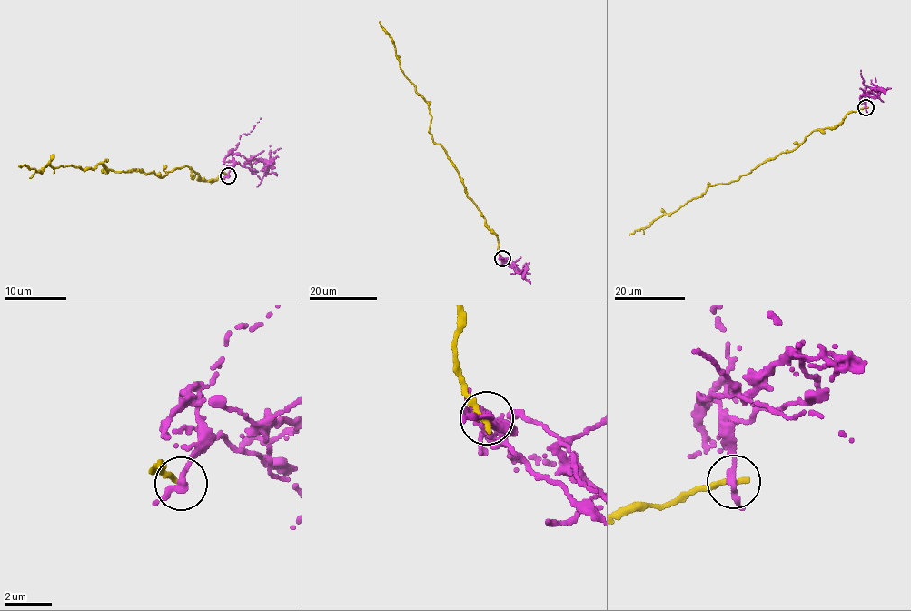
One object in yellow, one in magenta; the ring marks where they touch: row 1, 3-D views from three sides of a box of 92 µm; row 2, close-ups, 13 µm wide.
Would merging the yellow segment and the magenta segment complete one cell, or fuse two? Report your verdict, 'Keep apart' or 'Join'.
Keep apart

